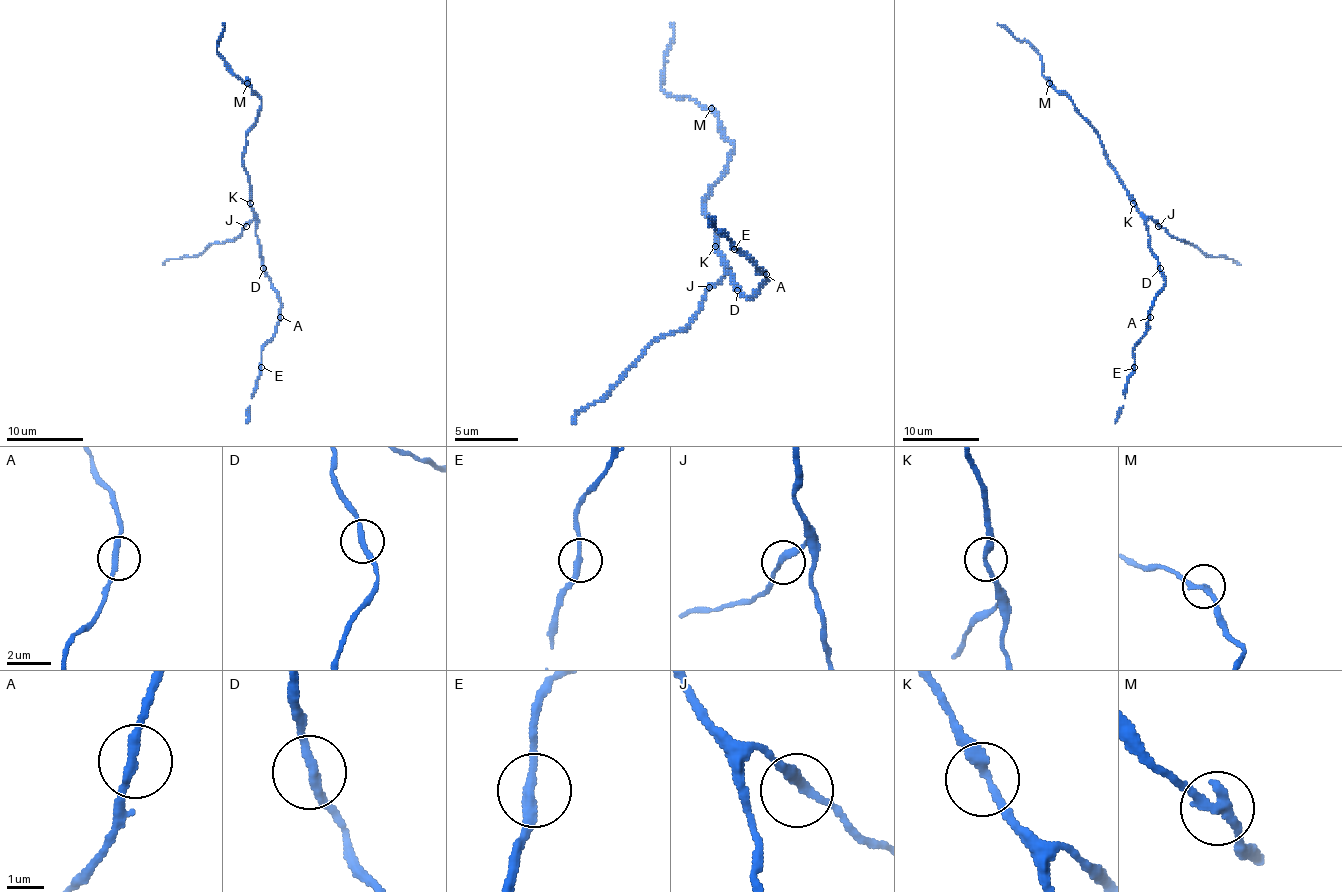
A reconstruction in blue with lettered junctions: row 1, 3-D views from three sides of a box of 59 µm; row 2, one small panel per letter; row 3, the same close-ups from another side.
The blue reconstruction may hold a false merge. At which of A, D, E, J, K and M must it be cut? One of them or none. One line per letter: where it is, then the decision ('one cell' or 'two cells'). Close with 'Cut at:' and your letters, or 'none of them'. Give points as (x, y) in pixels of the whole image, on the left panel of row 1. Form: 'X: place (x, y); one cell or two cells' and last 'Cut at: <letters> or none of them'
A: place (280, 317); one cell
D: place (263, 268); one cell
E: place (261, 367); one cell
J: place (246, 226); one cell
K: place (250, 203); one cell
M: place (247, 83); one cell
Cut at: none of them

